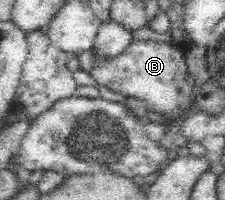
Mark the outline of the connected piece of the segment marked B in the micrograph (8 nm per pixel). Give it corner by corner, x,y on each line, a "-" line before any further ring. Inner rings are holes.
136,40
116,56
96,55
90,74
98,86
107,86
127,99
136,98
146,104
147,111
164,114
175,120
188,108
192,80
186,65
186,45
153,40

